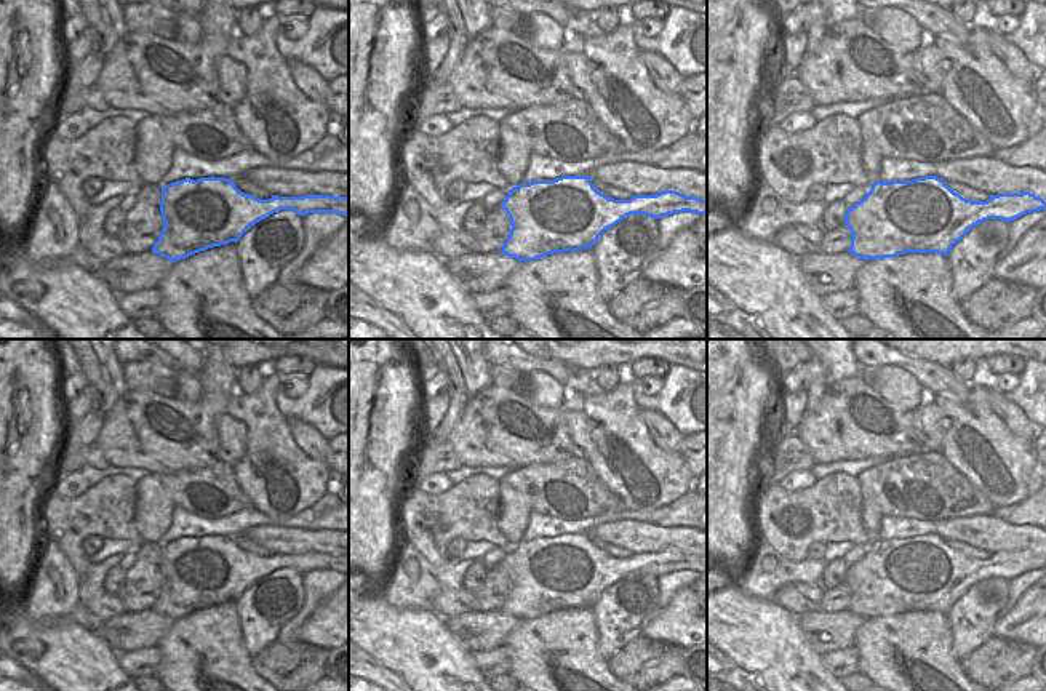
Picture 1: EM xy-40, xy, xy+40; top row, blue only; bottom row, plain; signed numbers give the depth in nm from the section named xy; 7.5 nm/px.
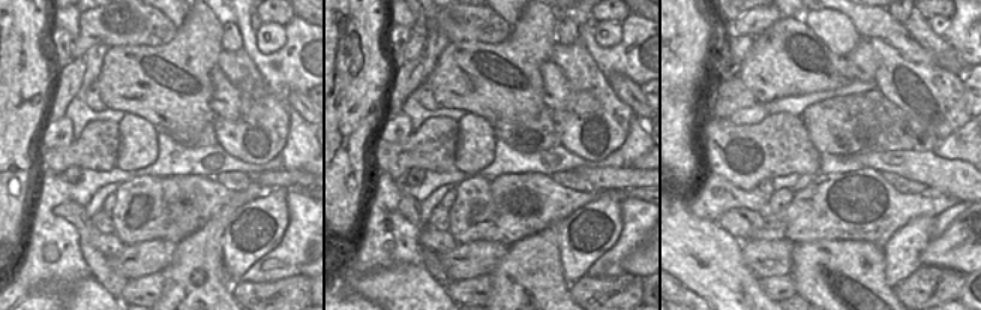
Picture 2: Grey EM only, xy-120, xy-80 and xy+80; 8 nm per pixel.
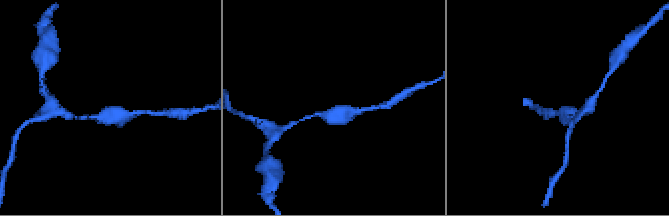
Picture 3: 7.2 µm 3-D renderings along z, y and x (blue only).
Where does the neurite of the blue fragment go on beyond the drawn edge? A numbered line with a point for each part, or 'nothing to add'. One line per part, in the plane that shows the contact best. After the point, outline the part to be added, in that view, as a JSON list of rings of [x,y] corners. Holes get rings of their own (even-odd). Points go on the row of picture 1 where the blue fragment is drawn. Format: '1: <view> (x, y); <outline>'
nothing to add

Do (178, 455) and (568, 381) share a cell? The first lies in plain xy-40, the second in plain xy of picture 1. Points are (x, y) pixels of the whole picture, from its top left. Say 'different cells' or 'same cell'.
different cells

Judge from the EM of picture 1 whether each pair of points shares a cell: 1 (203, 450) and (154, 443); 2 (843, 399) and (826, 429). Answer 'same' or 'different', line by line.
1: same
2: same

